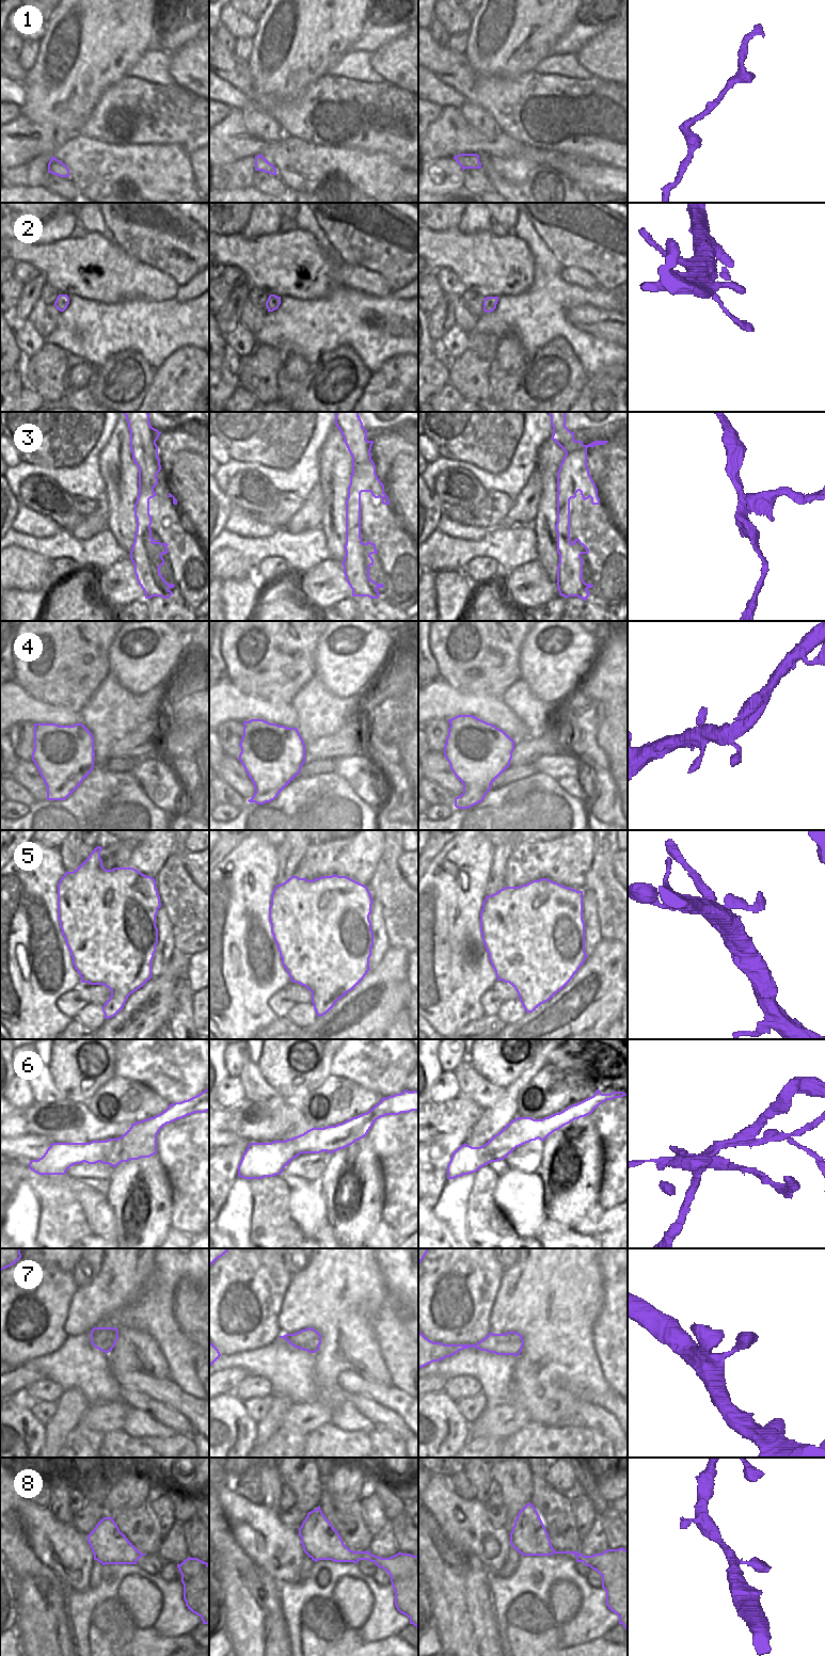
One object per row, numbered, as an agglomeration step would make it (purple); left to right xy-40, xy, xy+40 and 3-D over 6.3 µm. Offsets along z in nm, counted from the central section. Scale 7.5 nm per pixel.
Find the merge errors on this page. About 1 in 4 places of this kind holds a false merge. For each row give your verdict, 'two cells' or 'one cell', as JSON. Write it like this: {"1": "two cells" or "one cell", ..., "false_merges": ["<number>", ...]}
{"1": "one cell", "2": "one cell", "3": "two cells", "4": "one cell", "5": "one cell", "6": "two cells", "7": "one cell", "8": "one cell", "false_merges": ["3", "6"]}

